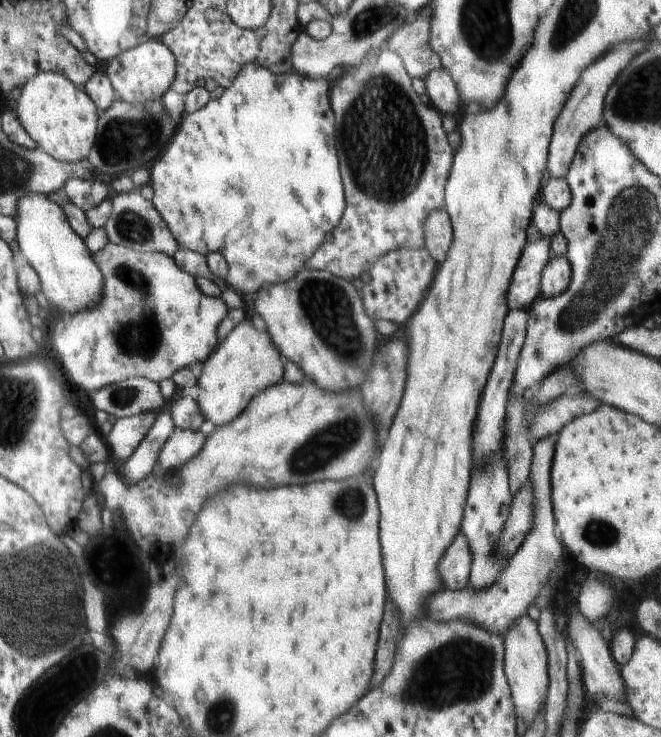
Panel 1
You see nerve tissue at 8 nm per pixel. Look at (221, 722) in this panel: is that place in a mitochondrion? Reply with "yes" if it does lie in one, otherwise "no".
yes

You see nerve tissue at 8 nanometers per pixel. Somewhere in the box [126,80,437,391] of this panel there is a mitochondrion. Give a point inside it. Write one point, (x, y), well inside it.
(329, 309)

